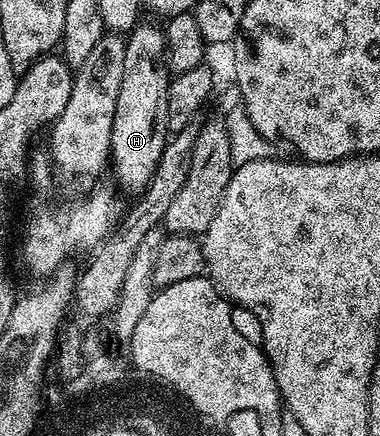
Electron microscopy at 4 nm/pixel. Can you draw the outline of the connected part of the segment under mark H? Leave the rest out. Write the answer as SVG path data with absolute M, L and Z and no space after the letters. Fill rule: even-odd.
M144 20L137 24L124 43L126 60L122 64L122 88L118 88L118 108L114 108L114 132L110 136L111 169L116 169L119 189L133 196L139 195L150 184L164 144L170 137L166 112L170 81L168 45L163 29L152 22Z

